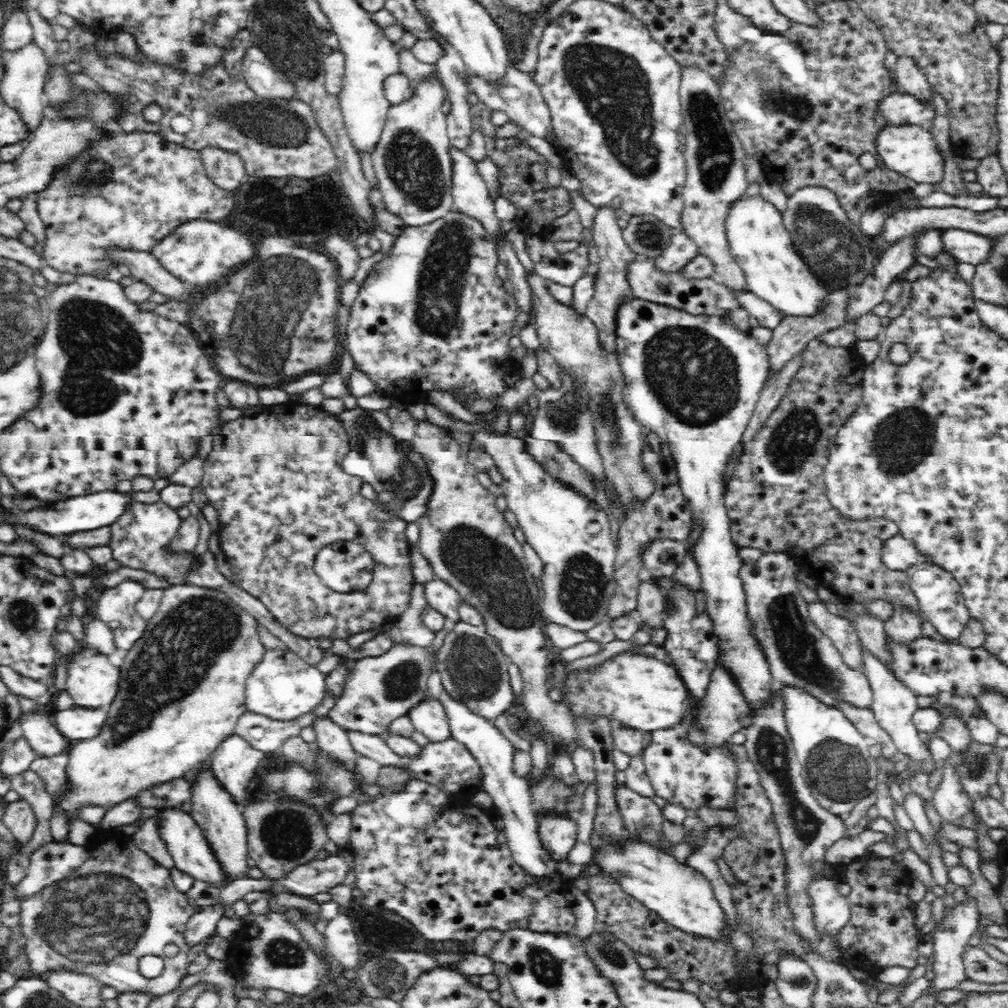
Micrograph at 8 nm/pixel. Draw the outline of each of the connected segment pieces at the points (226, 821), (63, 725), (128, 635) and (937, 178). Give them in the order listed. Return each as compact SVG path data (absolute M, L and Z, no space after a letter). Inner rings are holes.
M211 768L198 771L197 779L193 784L194 794L191 798L192 809L189 814L205 835L218 865L228 882L246 878L248 876L248 844L247 827L243 818L242 806L237 804L232 795L228 794L224 787L218 783Z
M74 706L71 709L54 711L52 718L57 729L75 743L98 736L108 720L108 713L104 707L92 709Z
M125 580L114 588L106 588L98 598L98 616L110 626L114 648L129 651L146 632L147 622L134 609L144 591L139 582Z
M885 124L877 136L875 149L890 170L899 172L917 183L936 184L942 180L945 160L927 126Z

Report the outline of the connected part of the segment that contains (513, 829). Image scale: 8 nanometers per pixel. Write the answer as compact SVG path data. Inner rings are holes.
M443 690L439 701L444 705L445 713L450 727L450 738L462 743L474 760L482 768L481 789L484 790L493 802L493 808L497 811L499 823L502 825L508 847L512 852L512 858L516 864L524 868L528 875L534 877L550 877L555 874L557 864L550 852L542 845L538 829L538 815L533 811L532 798L529 793L530 784L525 777L518 776L513 771L514 747L510 740L506 739L494 722L474 714L466 705L454 701Z

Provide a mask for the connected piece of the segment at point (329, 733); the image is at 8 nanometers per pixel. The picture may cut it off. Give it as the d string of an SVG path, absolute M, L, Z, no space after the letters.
M318 717L313 722L317 746L330 760L340 760L346 769L355 770L358 752L349 739L349 731L330 721L328 717Z

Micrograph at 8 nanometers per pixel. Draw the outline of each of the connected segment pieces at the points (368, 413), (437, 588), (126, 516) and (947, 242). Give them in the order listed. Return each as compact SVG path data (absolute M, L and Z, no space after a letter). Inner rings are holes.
M356 407L353 410L346 410L336 416L346 430L349 437L349 444L352 450L358 450L356 456L356 470L358 477L362 479L362 450L370 460L370 468L380 482L368 482L376 492L376 498L386 505L396 516L408 522L415 522L424 514L428 496L432 492L433 479L427 472L427 467L422 457L399 442L392 439L391 431L381 428L383 422L382 410L362 410ZM381 417L381 418L380 418Z
M434 578L423 585L427 606L458 623L458 606L462 603L458 591L438 578Z
M131 501L126 504L124 512L116 522L110 524L110 542L113 558L122 565L141 571L150 572L171 585L187 583L187 574L199 569L203 559L193 552L171 552L170 541L181 527L182 518L177 509L168 506L164 501L154 504Z
M957 228L941 231L943 248L952 253L960 262L974 266L987 261L993 252L992 238Z

